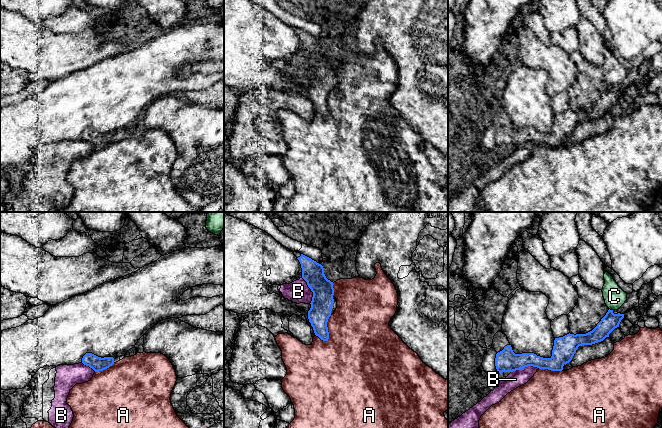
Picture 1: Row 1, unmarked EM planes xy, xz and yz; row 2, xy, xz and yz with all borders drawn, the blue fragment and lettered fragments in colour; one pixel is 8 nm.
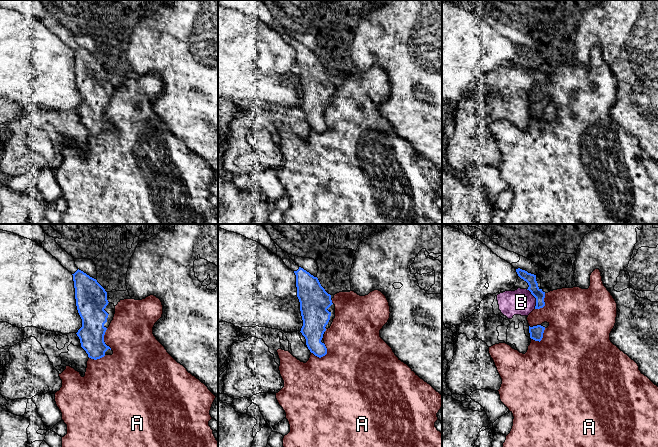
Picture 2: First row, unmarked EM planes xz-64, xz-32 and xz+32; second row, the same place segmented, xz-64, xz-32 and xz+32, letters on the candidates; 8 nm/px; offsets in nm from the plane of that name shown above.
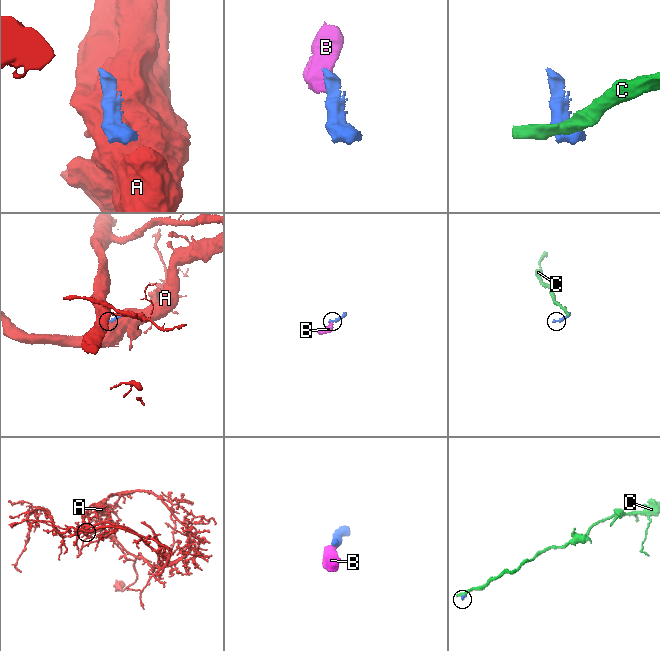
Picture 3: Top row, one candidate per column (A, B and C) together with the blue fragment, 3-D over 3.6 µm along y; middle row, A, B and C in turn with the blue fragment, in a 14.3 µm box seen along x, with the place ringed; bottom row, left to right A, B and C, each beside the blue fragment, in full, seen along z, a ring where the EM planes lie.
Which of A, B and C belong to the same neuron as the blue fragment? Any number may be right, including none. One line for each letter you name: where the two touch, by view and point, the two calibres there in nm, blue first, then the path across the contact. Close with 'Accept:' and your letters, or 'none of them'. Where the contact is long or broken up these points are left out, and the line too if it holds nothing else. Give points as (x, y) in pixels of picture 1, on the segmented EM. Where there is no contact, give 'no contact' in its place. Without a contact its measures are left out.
Accept: none of them

